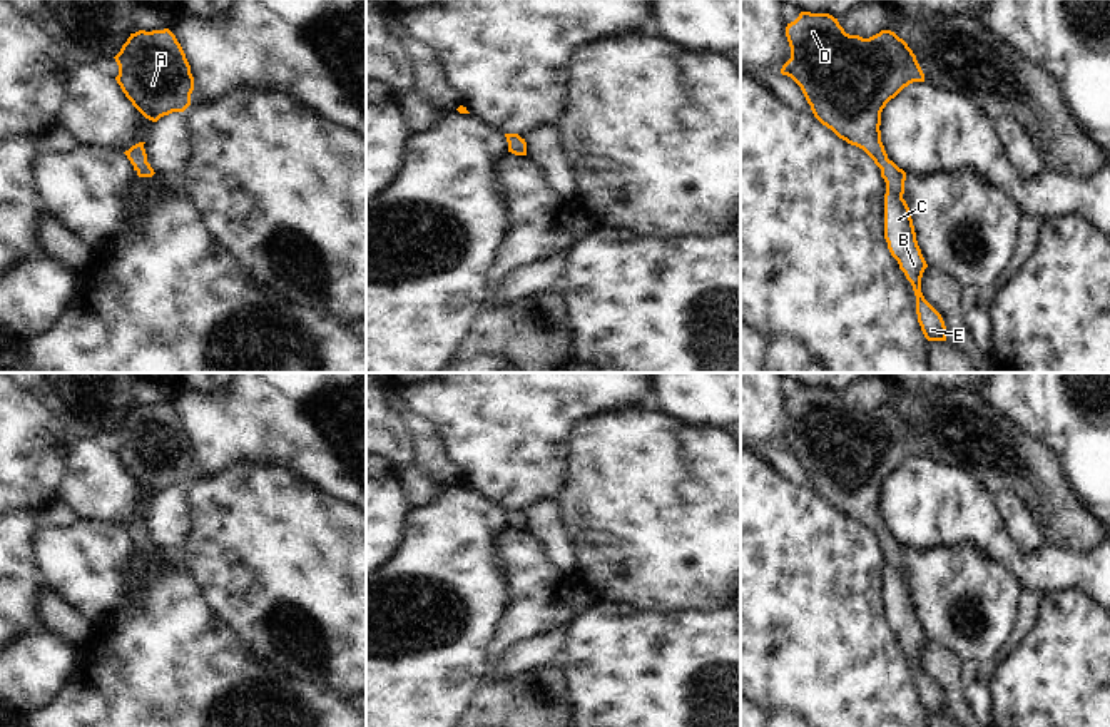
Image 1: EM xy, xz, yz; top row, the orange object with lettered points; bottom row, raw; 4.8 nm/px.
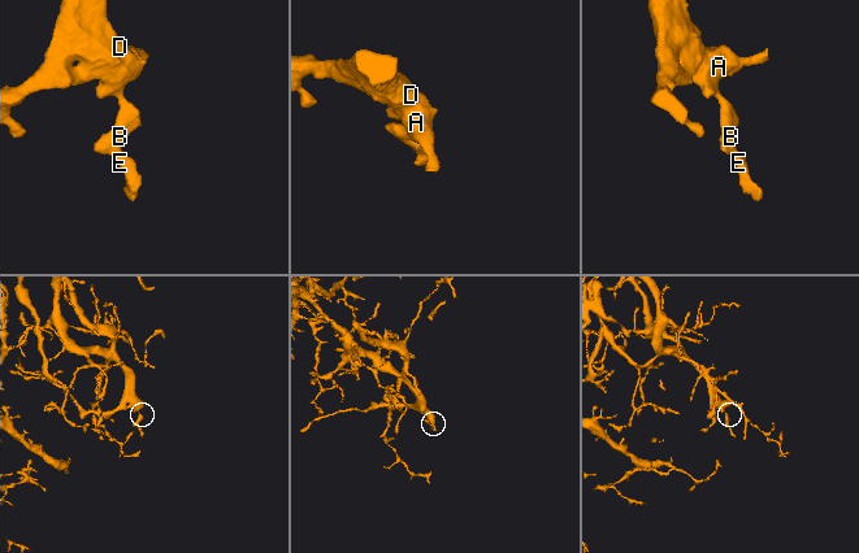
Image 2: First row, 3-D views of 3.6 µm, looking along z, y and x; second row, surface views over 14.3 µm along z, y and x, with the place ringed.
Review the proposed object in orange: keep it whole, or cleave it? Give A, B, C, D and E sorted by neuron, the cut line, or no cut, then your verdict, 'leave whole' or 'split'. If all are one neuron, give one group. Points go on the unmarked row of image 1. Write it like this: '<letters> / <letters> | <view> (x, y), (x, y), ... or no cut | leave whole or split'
A B C D E | no cut | leave whole

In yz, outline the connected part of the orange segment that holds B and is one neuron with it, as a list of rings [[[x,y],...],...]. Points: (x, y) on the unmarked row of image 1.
[[[801,386],[787,398],[791,433],[781,448],[802,465],[814,491],[839,513],[863,523],[886,557],[884,613],[911,657],[916,689],[928,715],[946,715],[941,689],[924,674],[921,652],[928,642],[903,573],[906,547],[888,533],[881,516],[881,486],[904,461],[924,456],[908,418],[891,404],[863,413],[849,409],[829,388]]]

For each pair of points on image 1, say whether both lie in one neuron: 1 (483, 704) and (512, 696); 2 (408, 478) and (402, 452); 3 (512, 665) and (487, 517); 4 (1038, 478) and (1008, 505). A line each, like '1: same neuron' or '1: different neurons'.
1: same neuron
2: different neurons
3: different neurons
4: different neurons

